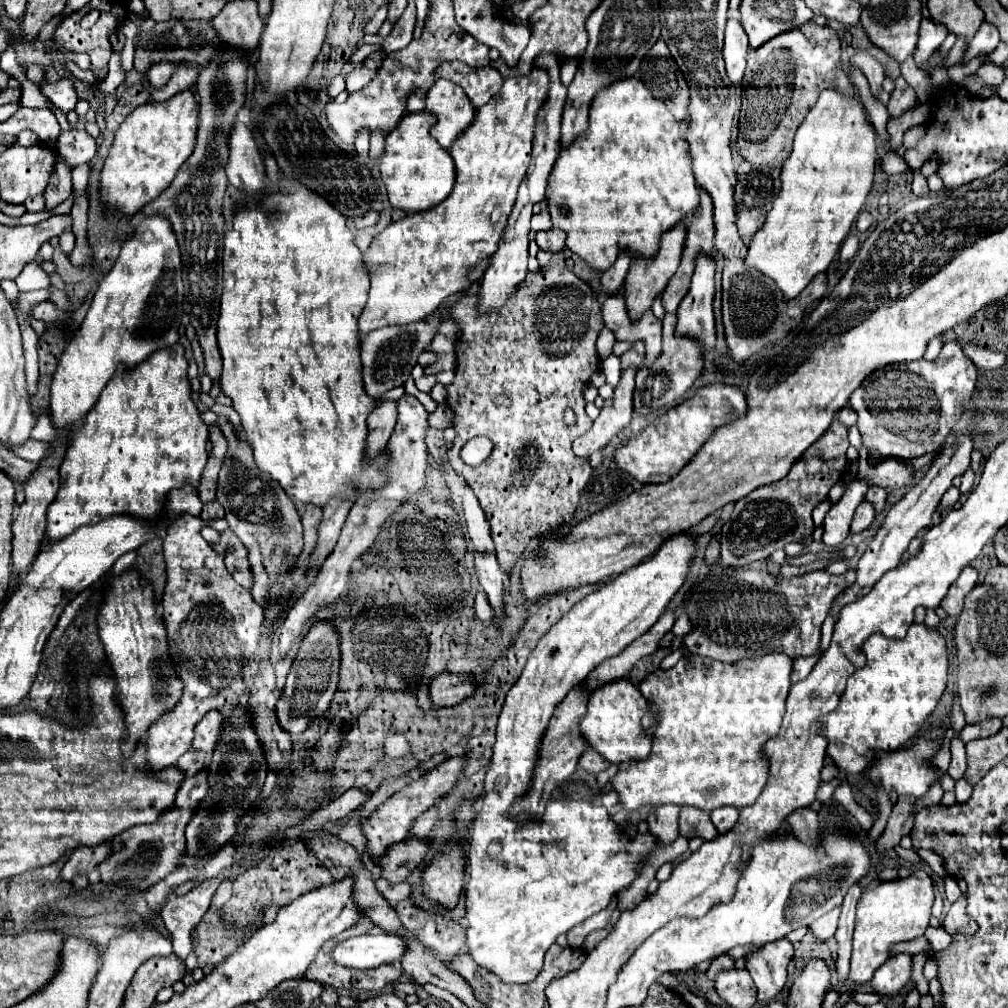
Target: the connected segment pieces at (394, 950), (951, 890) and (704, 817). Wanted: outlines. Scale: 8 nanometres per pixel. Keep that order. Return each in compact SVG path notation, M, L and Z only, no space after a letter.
M395 934L355 936L339 942L331 950L331 958L347 968L375 968L391 960L399 960L405 954L405 940Z
M945 878L945 896L947 896L947 900L953 904L959 896L961 896L961 890L959 890L959 886L957 886L957 882L953 880L953 878Z
M689 805L680 808L679 832L685 838L701 836L705 840L712 840L717 836L717 829L710 818L710 813L691 808Z

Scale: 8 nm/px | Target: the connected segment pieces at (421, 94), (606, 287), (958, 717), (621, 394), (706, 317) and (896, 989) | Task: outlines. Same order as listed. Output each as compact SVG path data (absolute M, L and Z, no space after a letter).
M415 88L415 92L409 94L407 100L407 112L421 112L425 110L425 90L423 88Z
M623 250L623 252L617 256L615 264L609 266L609 270L603 272L603 276L601 276L601 286L603 286L603 292L605 292L605 294L613 294L613 292L623 284L631 262L633 262L633 256L631 256L627 250Z
M955 696L955 700L953 700L953 714L951 714L951 728L955 732L961 732L963 726L965 726L965 716L963 716L961 706L959 706L959 696Z
M631 366L623 370L619 384L615 386L615 394L607 400L601 408L599 418L593 422L591 430L583 436L575 438L573 452L581 458L589 458L591 452L601 450L609 444L613 436L617 436L633 418L633 390L635 390L635 372L637 368Z
M699 254L691 288L677 310L677 334L693 336L703 342L703 348L715 346L715 258Z
M899 954L895 958L889 958L889 962L885 962L871 980L873 988L883 996L899 994L909 982L911 982L911 954Z

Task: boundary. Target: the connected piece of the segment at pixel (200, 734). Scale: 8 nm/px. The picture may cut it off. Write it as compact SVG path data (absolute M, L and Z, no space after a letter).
M211 710L209 714L205 714L205 718L201 718L195 726L195 738L193 738L193 748L203 750L207 754L213 754L215 746L217 746L217 738L223 730L221 722L225 722L225 714Z

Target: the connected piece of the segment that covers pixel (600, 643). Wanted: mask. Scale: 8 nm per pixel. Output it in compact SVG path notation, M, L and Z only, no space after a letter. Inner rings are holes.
M689 532L671 534L669 538L663 540L663 544L659 546L659 550L657 550L651 558L647 558L647 560L643 560L641 564L637 564L637 566L633 566L633 568L621 572L617 578L613 578L611 582L607 582L607 584L603 584L599 590L595 590L593 594L589 594L589 596L585 596L583 600L579 600L579 602L577 602L557 624L553 624L553 628L539 640L537 648L535 648L535 650L531 652L531 656L527 658L527 664L525 664L525 668L523 668L521 676L519 676L517 682L509 688L509 692L507 692L507 696L505 696L505 704L503 704L503 710L501 710L501 716L499 716L499 724L497 724L497 742L495 742L495 748L493 748L491 766L489 766L489 772L487 772L487 778L485 778L483 814L477 816L477 820L473 822L473 830L469 832L469 838L471 838L471 840L469 840L469 880L467 880L467 884L465 884L465 920L467 920L467 948L469 948L469 954L471 954L471 958L473 958L479 966L487 968L489 972L493 972L495 976L499 976L499 978L505 980L505 982L511 982L511 984L529 984L529 982L533 982L533 980L537 978L537 974L541 972L541 968L543 968L545 952L547 952L549 946L557 940L557 936L559 936L559 934L565 934L565 932L567 932L569 928L573 928L575 924L581 924L585 918L593 916L593 914L597 914L597 912L601 912L601 910L605 910L605 908L609 906L609 902L611 902L611 896L617 894L617 892L621 892L623 888L627 888L627 886L639 876L639 872L637 872L637 868L641 868L639 862L645 862L645 860L649 858L651 850L655 848L655 838L653 838L649 832L647 832L647 834L637 834L637 836L633 838L633 842L629 842L627 834L621 832L621 828L609 818L607 810L605 810L603 806L593 806L593 804L591 804L589 788L587 788L585 784L581 784L581 782L575 782L575 784L569 784L569 786L567 786L569 792L575 792L575 798L573 798L573 800L549 800L549 802L547 802L547 810L545 810L545 814L541 816L539 822L533 820L533 818L527 818L527 816L511 818L511 816L507 814L507 810L509 810L509 806L513 804L513 800L515 800L517 796L521 796L525 790L529 790L533 766L537 764L537 746L541 744L543 732L545 732L545 728L547 728L547 724L549 724L549 720L551 720L551 716L553 716L557 704L567 696L567 692L571 692L581 680L585 680L587 674L589 674L593 668L597 668L603 660L621 654L633 640L637 640L639 636L643 636L643 634L659 620L659 616L667 610L667 604L671 602L671 598L673 598L673 596L677 594L677 590L685 584L689 566L693 564L693 558L695 558L695 554L697 554L697 546L699 546L699 544L697 544L697 536L693 536L693 534L689 534ZM493 842L499 844L501 852L499 852L495 858L489 858L489 846L491 846Z

